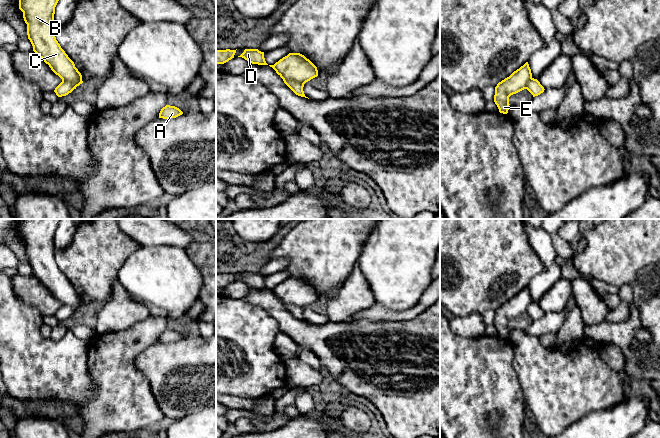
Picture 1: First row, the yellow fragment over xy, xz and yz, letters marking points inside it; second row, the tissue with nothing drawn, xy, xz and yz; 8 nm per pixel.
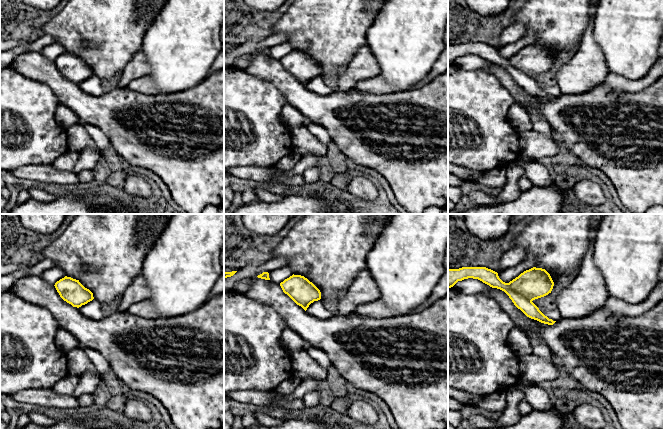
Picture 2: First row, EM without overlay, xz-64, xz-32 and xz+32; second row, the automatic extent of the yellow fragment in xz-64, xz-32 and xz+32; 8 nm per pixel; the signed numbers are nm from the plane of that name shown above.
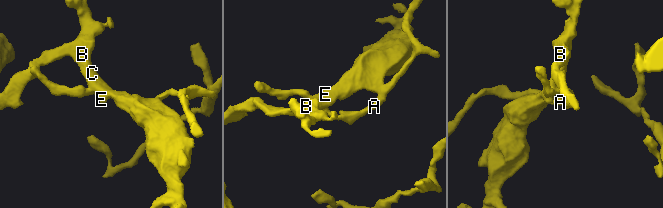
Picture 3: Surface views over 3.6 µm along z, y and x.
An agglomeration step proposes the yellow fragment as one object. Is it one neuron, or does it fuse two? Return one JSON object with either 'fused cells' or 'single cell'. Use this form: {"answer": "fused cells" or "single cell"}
{"answer": "fused cells"}

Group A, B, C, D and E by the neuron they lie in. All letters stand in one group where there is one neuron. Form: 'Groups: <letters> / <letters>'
Groups: A D / B C E

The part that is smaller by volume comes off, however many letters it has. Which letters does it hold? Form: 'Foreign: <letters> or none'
Foreign: A, D

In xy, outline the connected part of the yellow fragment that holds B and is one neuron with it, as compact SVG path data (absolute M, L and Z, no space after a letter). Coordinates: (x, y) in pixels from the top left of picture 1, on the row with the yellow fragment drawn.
M19 0L33 51L62 81L79 86L82 75L55 37L54 14L59 0Z

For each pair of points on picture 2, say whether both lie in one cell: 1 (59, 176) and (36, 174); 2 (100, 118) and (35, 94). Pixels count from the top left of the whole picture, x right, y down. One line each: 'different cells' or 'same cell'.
1: same cell
2: different cells

